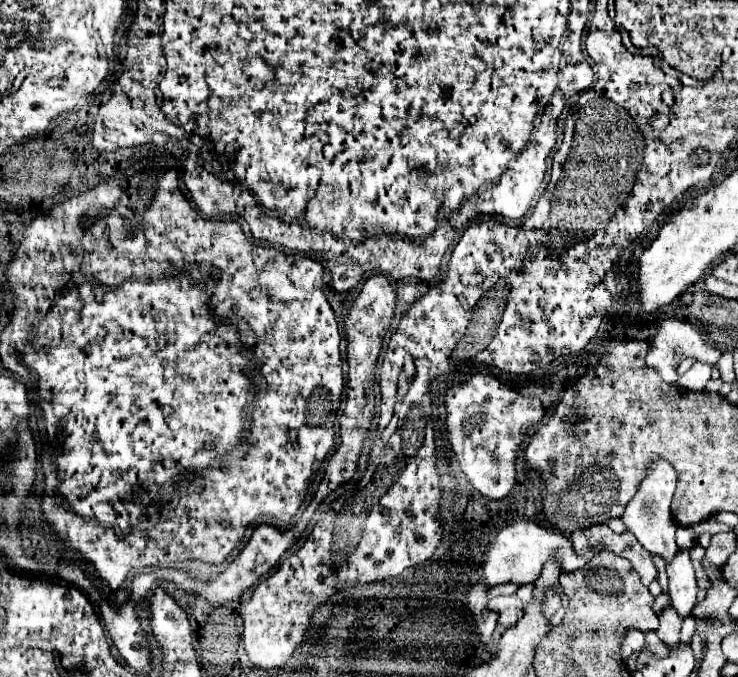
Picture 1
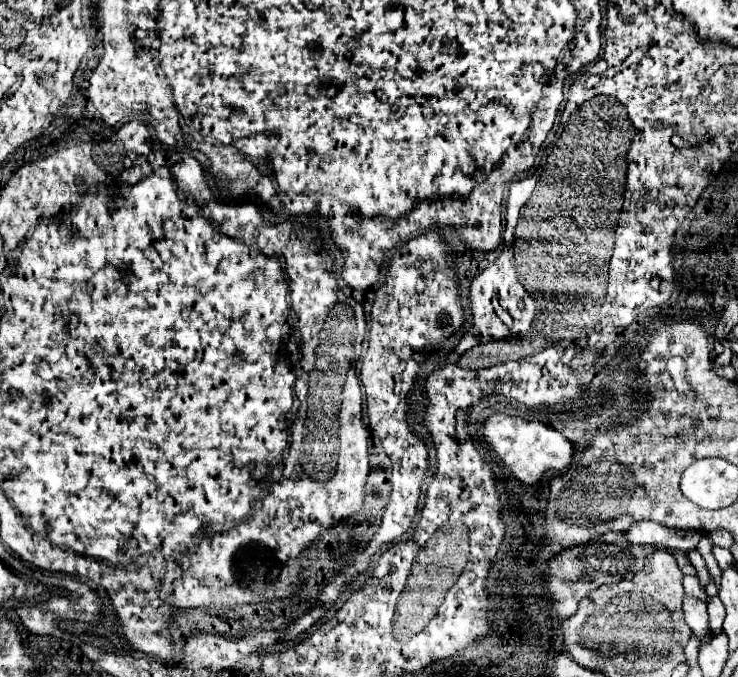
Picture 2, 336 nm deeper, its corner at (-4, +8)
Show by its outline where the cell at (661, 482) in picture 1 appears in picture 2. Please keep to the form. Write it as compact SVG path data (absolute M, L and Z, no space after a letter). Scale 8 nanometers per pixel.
M684 596L684 620L690 630L698 636L700 644L708 644L712 638L712 630L708 626L708 612L704 602L696 600L694 596Z

